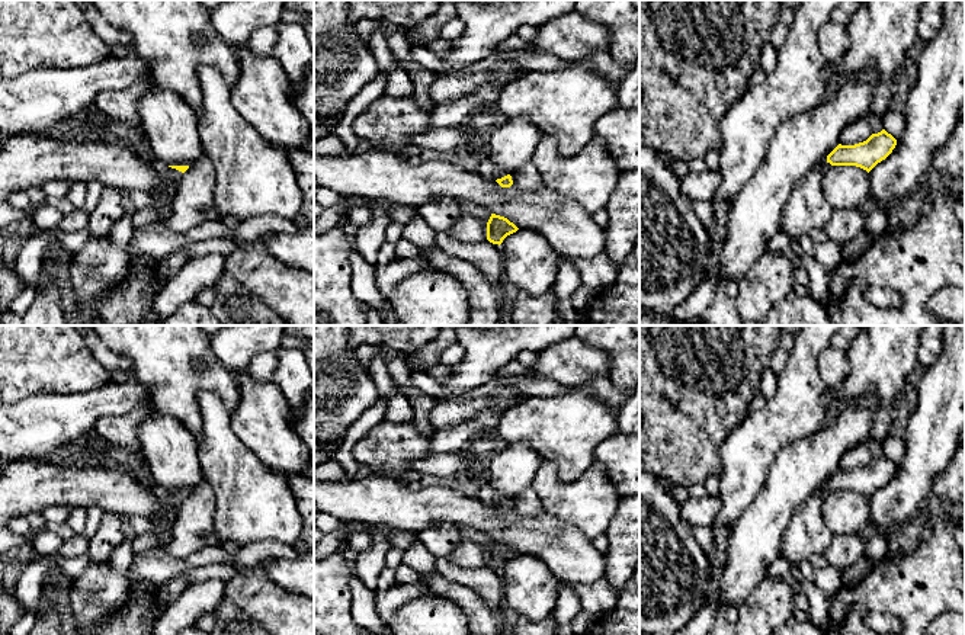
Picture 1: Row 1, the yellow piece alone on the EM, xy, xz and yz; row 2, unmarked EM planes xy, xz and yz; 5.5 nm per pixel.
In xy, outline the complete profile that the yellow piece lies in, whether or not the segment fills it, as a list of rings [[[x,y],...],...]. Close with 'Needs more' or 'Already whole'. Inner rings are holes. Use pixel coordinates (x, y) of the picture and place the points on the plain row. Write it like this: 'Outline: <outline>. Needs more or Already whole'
Outline: [[[157,490],[157,497],[163,506],[167,509],[161,514],[150,516],[150,522],[157,529],[171,529],[174,525],[176,516],[182,507],[183,498],[189,494],[189,491],[164,491]]]. Needs more

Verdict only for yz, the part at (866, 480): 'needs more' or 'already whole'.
already whole

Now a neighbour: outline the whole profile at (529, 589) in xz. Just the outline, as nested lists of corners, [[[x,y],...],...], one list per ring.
[[[519,554],[500,570],[504,607],[512,618],[541,622],[554,613],[561,581],[546,564],[530,554]]]

